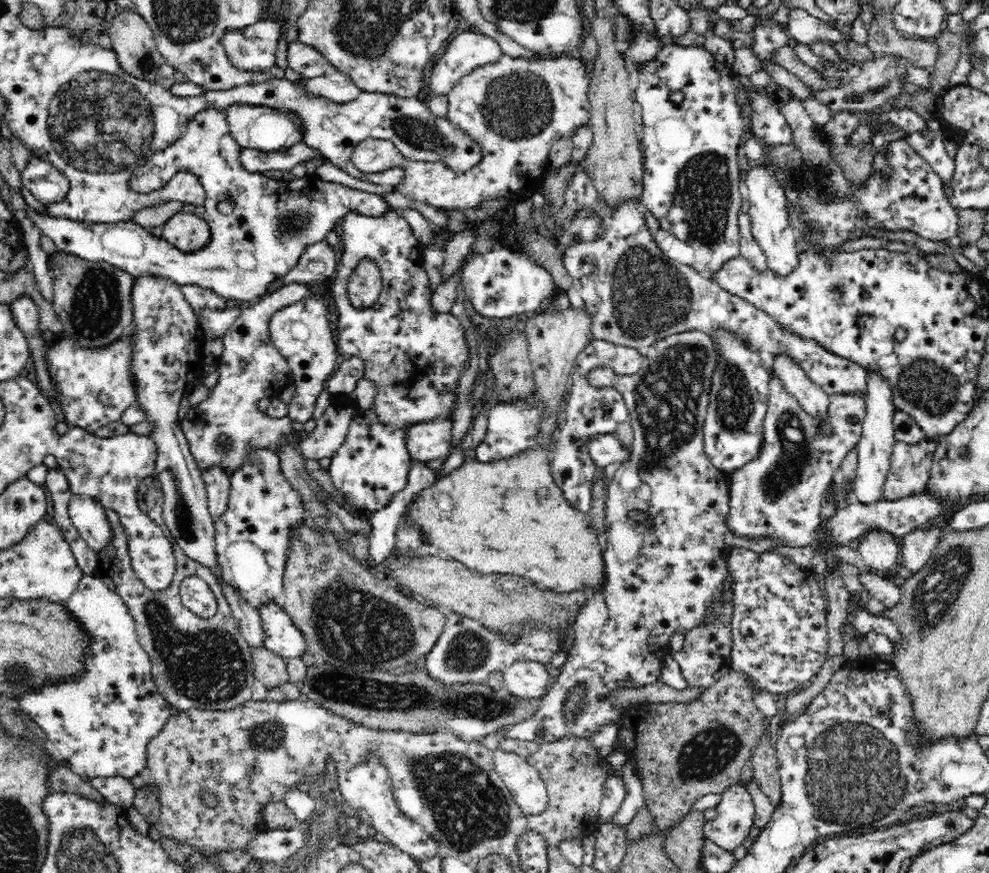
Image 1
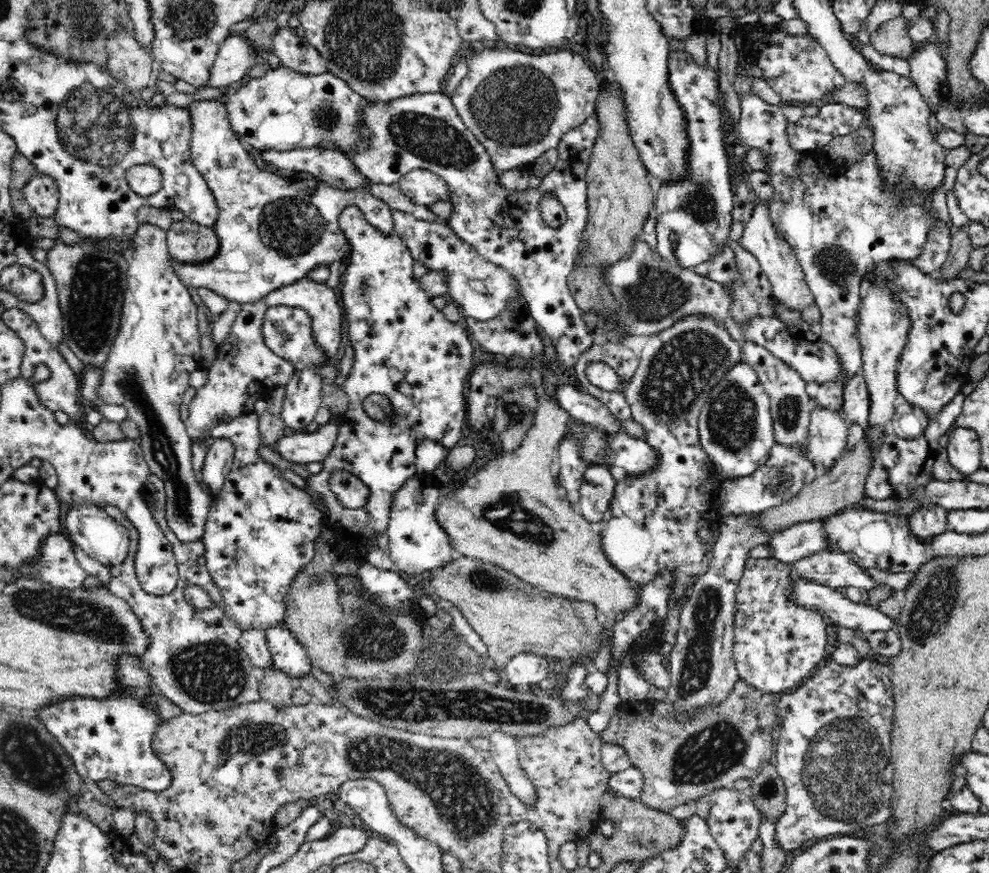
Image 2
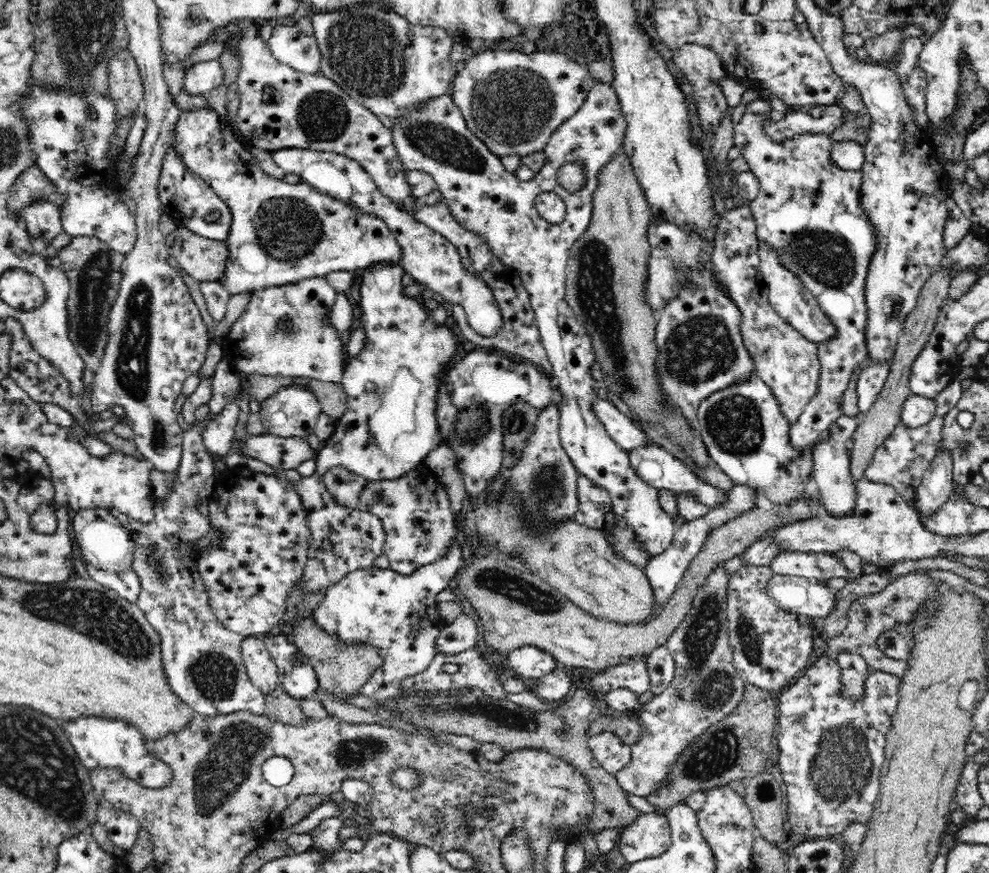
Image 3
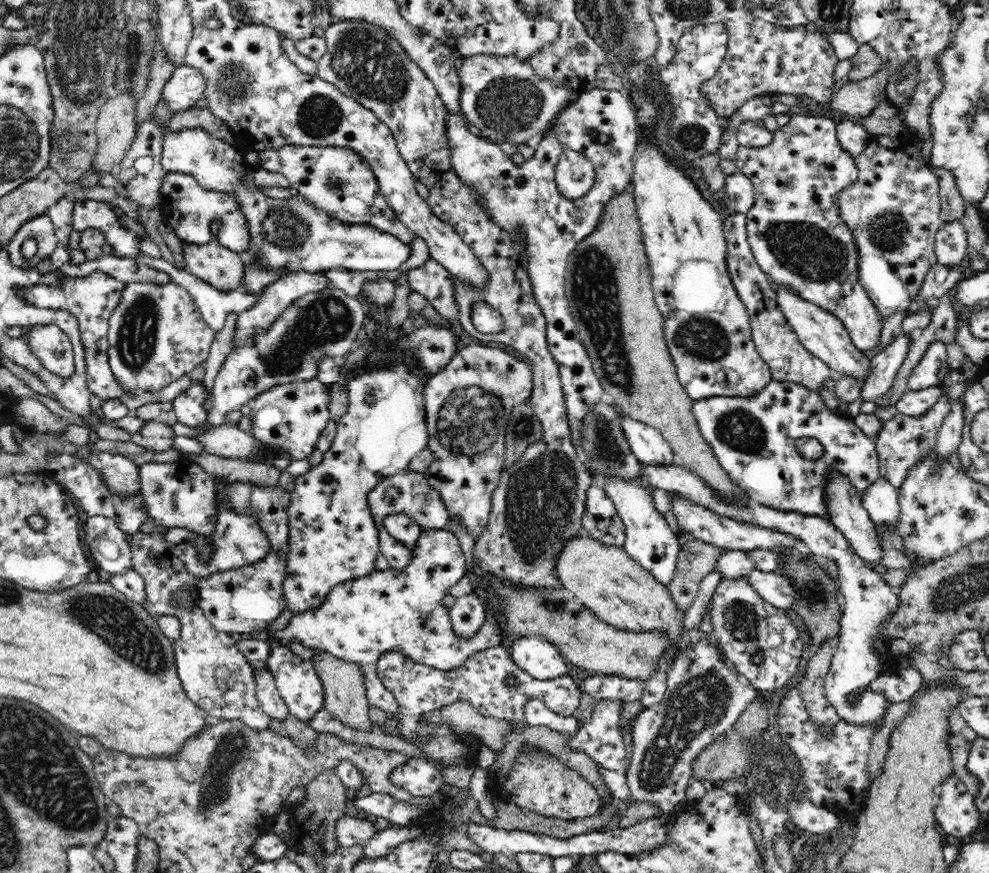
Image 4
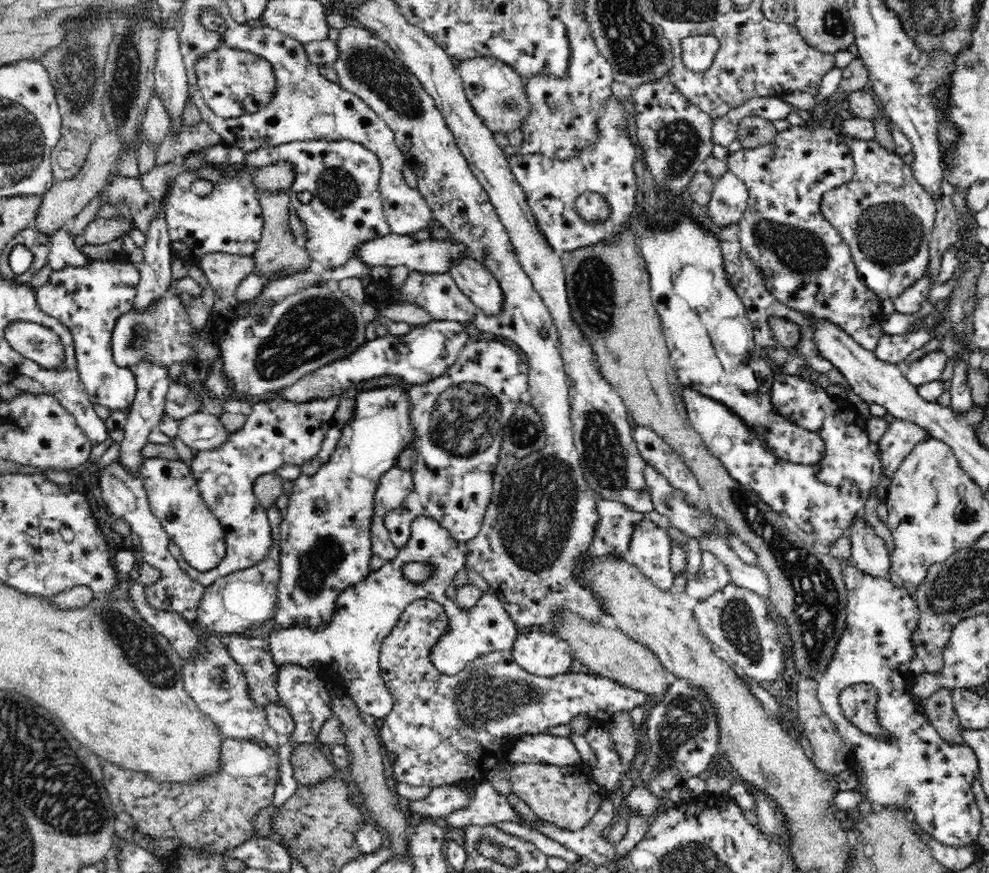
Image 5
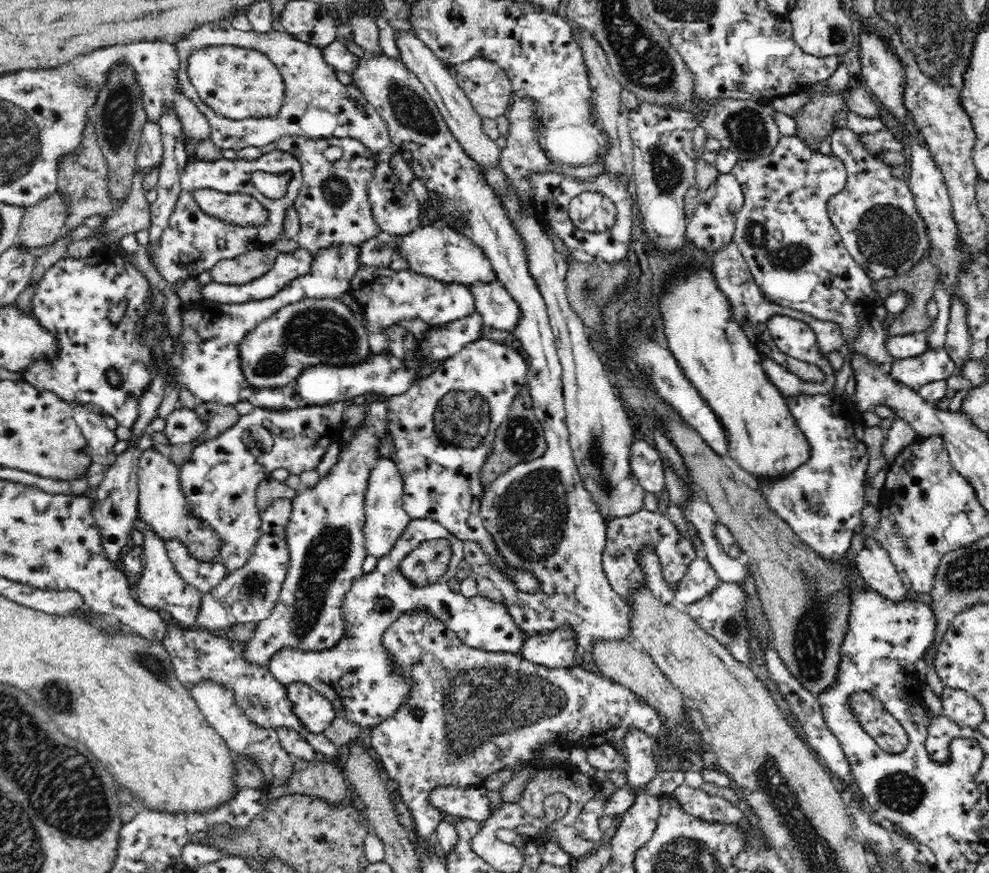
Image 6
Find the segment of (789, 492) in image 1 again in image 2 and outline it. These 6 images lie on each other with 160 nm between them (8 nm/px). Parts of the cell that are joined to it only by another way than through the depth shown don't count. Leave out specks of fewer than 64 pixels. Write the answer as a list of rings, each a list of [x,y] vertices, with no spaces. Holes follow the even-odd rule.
[[[744,342],[742,344],[742,360],[748,361],[750,367],[756,371],[760,384],[763,385],[765,391],[768,393],[770,399],[770,412],[773,415],[773,435],[775,444],[779,443],[796,443],[796,445],[806,444],[806,449],[809,444],[808,428],[809,428],[809,414],[812,409],[812,399],[806,393],[807,382],[794,370],[792,366],[788,366],[783,360],[776,358],[770,354],[765,348],[754,344],[753,342]],[[861,373],[853,376],[844,388],[844,409],[841,414],[845,423],[864,426],[869,417],[870,397],[869,390]],[[754,514],[748,516],[726,516],[718,519],[718,538],[714,542],[710,566],[706,568],[706,574],[702,574],[687,591],[687,602],[680,612],[679,628],[676,641],[669,654],[670,686],[666,688],[663,702],[669,702],[673,706],[671,716],[679,724],[688,724],[692,718],[702,709],[716,708],[720,706],[729,694],[733,692],[734,685],[739,678],[739,672],[733,657],[734,648],[734,620],[735,620],[735,590],[743,574],[748,553],[758,545],[766,545],[777,532],[758,531],[754,527]]]

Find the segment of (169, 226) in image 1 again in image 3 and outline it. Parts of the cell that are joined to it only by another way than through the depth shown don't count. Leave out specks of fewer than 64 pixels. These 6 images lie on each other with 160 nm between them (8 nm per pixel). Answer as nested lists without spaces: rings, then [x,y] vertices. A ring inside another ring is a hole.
[[[176,227],[166,237],[169,256],[174,256],[179,266],[196,281],[220,281],[225,276],[226,262],[229,261],[229,247],[224,241],[195,236],[190,230]]]

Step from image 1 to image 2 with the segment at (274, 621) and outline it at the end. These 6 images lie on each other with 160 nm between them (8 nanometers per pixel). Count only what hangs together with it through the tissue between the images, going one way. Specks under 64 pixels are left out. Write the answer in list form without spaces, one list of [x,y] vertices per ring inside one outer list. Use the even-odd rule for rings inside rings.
[[[286,626],[266,629],[265,637],[269,651],[272,653],[274,668],[286,673],[292,680],[305,678],[312,667],[309,654],[302,643],[292,635]]]

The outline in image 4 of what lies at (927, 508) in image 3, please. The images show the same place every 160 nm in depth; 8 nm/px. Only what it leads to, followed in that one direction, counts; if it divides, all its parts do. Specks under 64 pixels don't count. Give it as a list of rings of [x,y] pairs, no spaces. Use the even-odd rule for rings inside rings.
[[[959,399],[954,400],[950,402],[950,412],[936,434],[937,441],[932,451],[936,451],[942,457],[947,457],[952,451],[956,451],[962,440],[963,426],[963,406]]]

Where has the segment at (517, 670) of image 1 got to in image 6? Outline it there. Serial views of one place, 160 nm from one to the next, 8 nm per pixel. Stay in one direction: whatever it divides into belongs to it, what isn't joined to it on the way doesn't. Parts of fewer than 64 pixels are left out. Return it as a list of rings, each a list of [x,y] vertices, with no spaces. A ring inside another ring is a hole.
[[[566,623],[548,632],[529,634],[519,653],[546,667],[572,666],[579,662],[576,631]]]

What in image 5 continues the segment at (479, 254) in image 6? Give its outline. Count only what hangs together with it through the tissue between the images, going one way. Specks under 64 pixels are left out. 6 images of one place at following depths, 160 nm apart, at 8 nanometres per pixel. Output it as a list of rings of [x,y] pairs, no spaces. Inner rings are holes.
[[[394,233],[378,238],[373,238],[366,244],[362,244],[354,257],[361,258],[368,269],[377,266],[390,267],[406,266],[411,272],[416,273],[450,273],[453,267],[460,265],[462,261],[468,261],[472,257],[469,247],[464,243],[449,237],[430,237],[425,241],[416,241],[412,235],[400,236]]]

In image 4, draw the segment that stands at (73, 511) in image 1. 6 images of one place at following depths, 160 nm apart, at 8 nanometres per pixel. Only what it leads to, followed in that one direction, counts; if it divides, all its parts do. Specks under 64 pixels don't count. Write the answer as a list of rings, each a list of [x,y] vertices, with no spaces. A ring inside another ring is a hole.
[[[96,515],[86,520],[86,544],[100,569],[124,574],[133,568],[130,542],[114,519]]]

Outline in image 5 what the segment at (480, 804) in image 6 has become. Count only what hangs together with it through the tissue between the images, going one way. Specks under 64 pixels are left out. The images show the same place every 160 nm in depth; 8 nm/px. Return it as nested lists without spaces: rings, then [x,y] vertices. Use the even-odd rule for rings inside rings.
[[[444,784],[442,786],[436,786],[436,788],[430,788],[430,794],[424,796],[420,800],[408,800],[404,805],[408,815],[413,813],[422,814],[422,816],[434,817],[434,816],[445,816],[456,812],[457,810],[466,808],[473,799],[474,789],[472,793],[460,789],[456,784]]]

